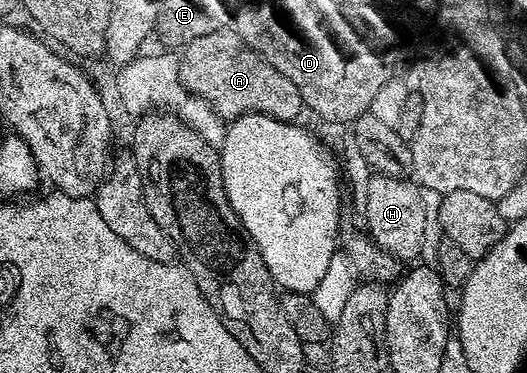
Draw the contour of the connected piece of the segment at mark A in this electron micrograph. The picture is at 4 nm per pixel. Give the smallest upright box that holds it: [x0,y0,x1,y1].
[179,30,305,123]

